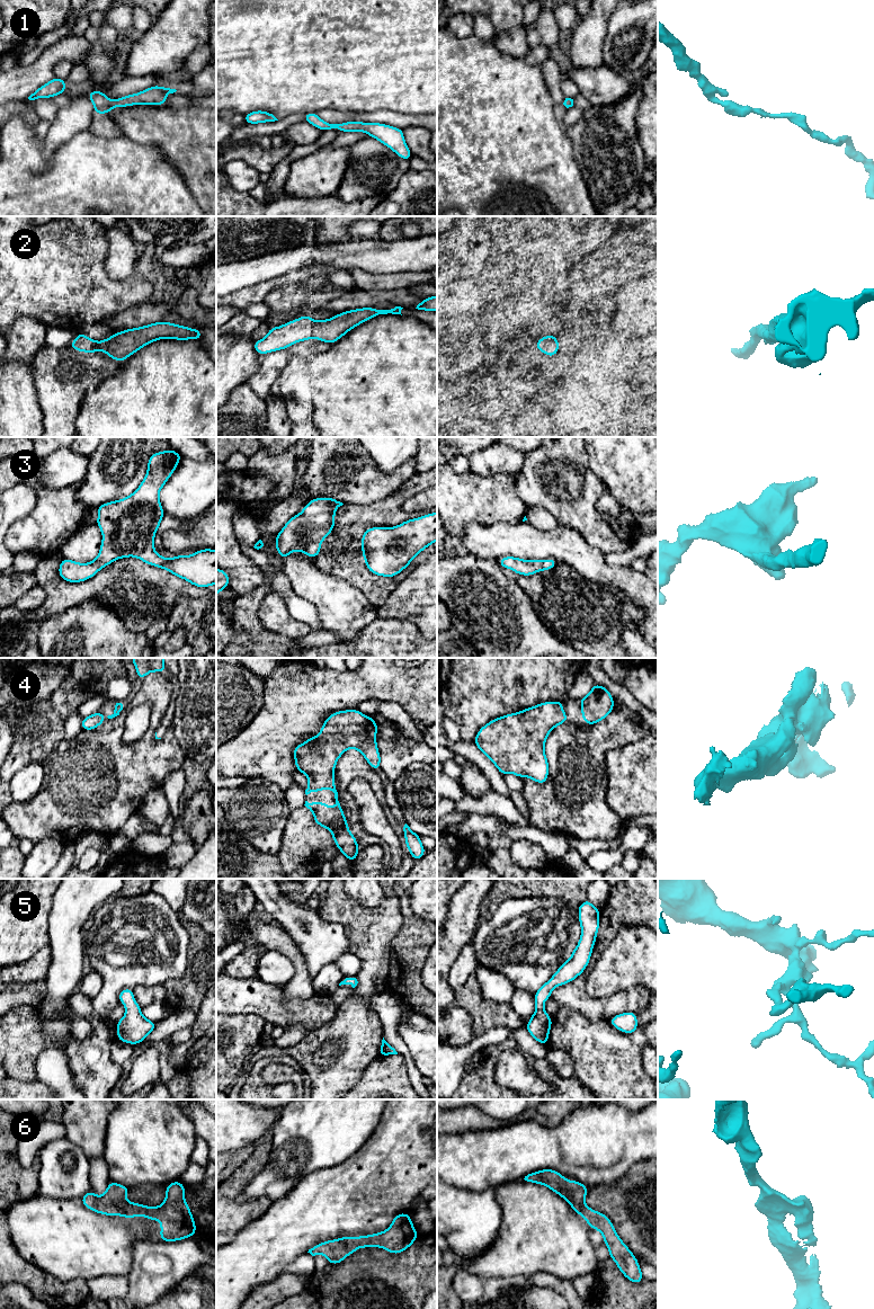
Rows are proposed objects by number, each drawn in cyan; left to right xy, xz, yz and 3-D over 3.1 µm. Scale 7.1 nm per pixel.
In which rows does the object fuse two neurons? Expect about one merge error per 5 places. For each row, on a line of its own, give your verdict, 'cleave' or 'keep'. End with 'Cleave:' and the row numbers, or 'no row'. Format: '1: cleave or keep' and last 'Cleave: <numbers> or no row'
1: keep
2: keep
3: keep
4: keep
5: keep
6: keep
Cleave: no row

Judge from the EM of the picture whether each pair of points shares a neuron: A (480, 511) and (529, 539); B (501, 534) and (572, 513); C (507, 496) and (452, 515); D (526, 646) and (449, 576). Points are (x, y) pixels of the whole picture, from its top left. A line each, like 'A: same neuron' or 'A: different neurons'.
A: different neurons
B: different neurons
C: same neuron
D: same neuron

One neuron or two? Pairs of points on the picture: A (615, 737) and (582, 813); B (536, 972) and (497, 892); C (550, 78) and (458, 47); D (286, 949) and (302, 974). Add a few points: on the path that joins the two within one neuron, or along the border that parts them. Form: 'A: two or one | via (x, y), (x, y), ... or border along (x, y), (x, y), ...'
A: one | via (595, 754), (585, 764), (585, 793)
B: two | border along (531, 896), (507, 898), (505, 900)
C: two | border along (540, 65), (553, 100)
D: one | via (293, 955), (299, 961), (301, 968)

